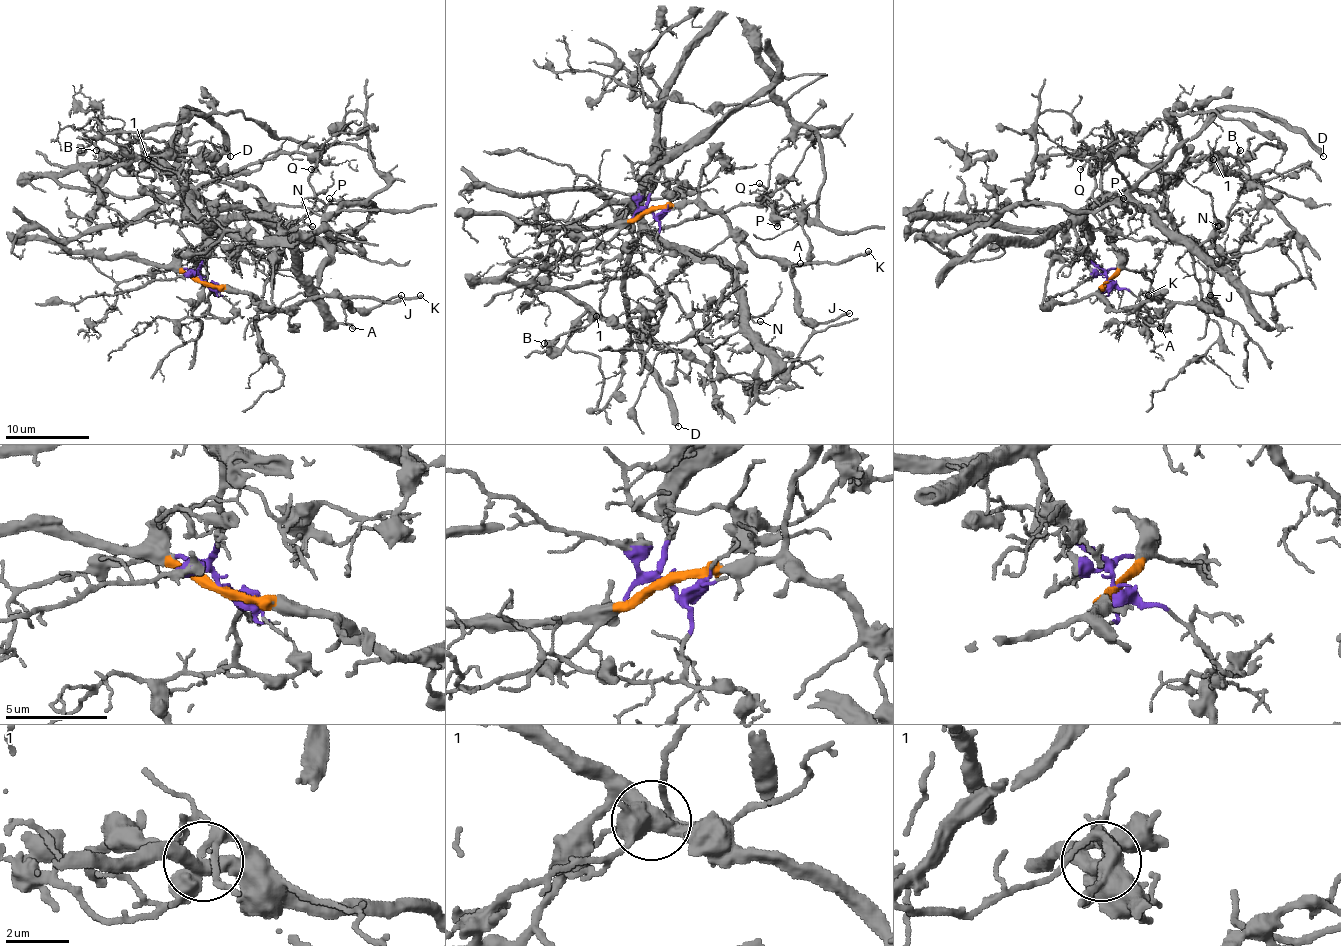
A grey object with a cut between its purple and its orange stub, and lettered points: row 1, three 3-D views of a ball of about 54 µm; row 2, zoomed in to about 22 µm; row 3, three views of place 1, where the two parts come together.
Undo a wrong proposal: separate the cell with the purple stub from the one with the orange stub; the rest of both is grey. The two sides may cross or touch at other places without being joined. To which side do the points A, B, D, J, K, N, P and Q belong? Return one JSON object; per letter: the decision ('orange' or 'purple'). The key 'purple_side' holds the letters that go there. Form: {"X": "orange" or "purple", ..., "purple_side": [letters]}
{"A": "orange", "B": "purple", "D": "purple", "J": "orange", "K": "orange", "N": "purple", "P": "purple", "Q": "purple", "purple_side": ["B", "D", "N", "P", "Q"]}

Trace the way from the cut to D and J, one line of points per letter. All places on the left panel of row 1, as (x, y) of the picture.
D: (203, 280), (203, 227), (195, 189), (182, 172), (180, 115), (197, 111), (224, 134), (224, 149), (231, 155)
J: (201, 280), (256, 294), (275, 309), (294, 309), (311, 297), (338, 297), (355, 309), (378, 307), (402, 294)

